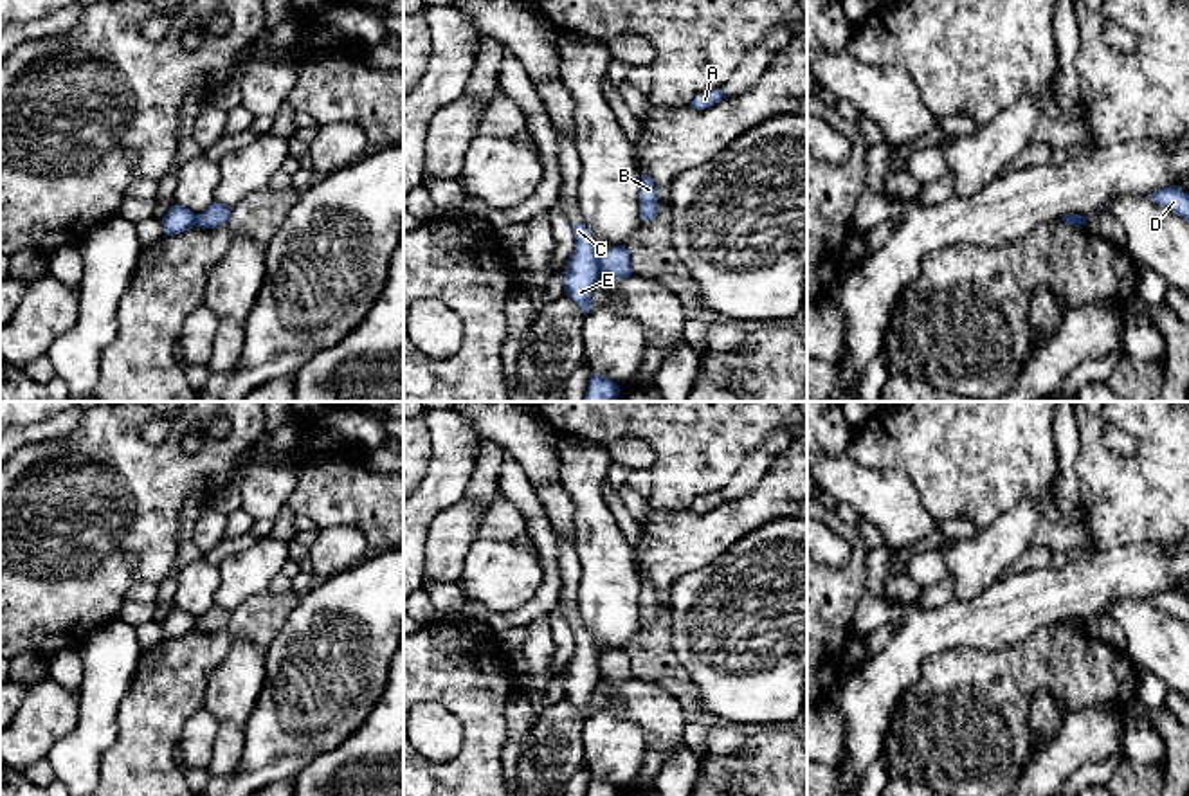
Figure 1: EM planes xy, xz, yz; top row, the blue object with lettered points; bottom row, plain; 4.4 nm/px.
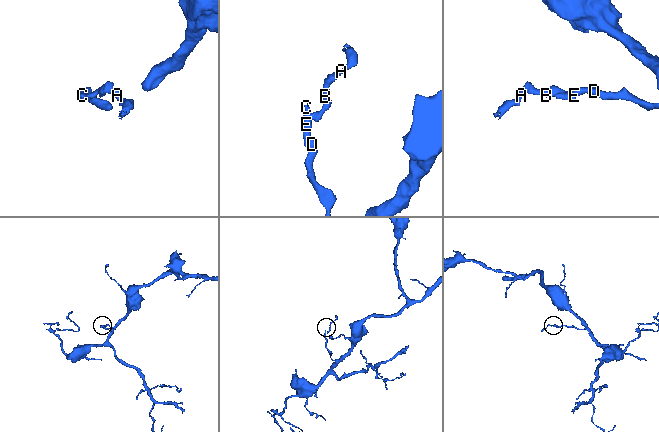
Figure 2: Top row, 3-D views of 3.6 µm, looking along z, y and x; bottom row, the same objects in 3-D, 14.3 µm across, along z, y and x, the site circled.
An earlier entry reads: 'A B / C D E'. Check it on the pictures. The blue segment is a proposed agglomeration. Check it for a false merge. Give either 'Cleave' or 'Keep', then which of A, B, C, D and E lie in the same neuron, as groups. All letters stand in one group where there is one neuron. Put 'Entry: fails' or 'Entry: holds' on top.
Entry: holds
Cleave. Groups: A B / C D E

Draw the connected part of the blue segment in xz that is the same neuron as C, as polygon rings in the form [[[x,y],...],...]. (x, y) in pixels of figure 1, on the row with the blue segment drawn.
[[[580,222],[571,223],[575,234],[575,252],[564,270],[564,292],[569,295],[584,315],[591,312],[591,295],[602,279],[598,267],[598,249],[591,231]]]

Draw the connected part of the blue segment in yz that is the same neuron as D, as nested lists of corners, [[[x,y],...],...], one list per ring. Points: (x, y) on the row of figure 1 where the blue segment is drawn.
[[[1178,185],[1157,189],[1148,194],[1155,204],[1189,222],[1189,194]]]

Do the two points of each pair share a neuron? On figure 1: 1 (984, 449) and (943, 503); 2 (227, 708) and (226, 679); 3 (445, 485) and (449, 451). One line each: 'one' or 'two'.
1: one
2: one
3: one

